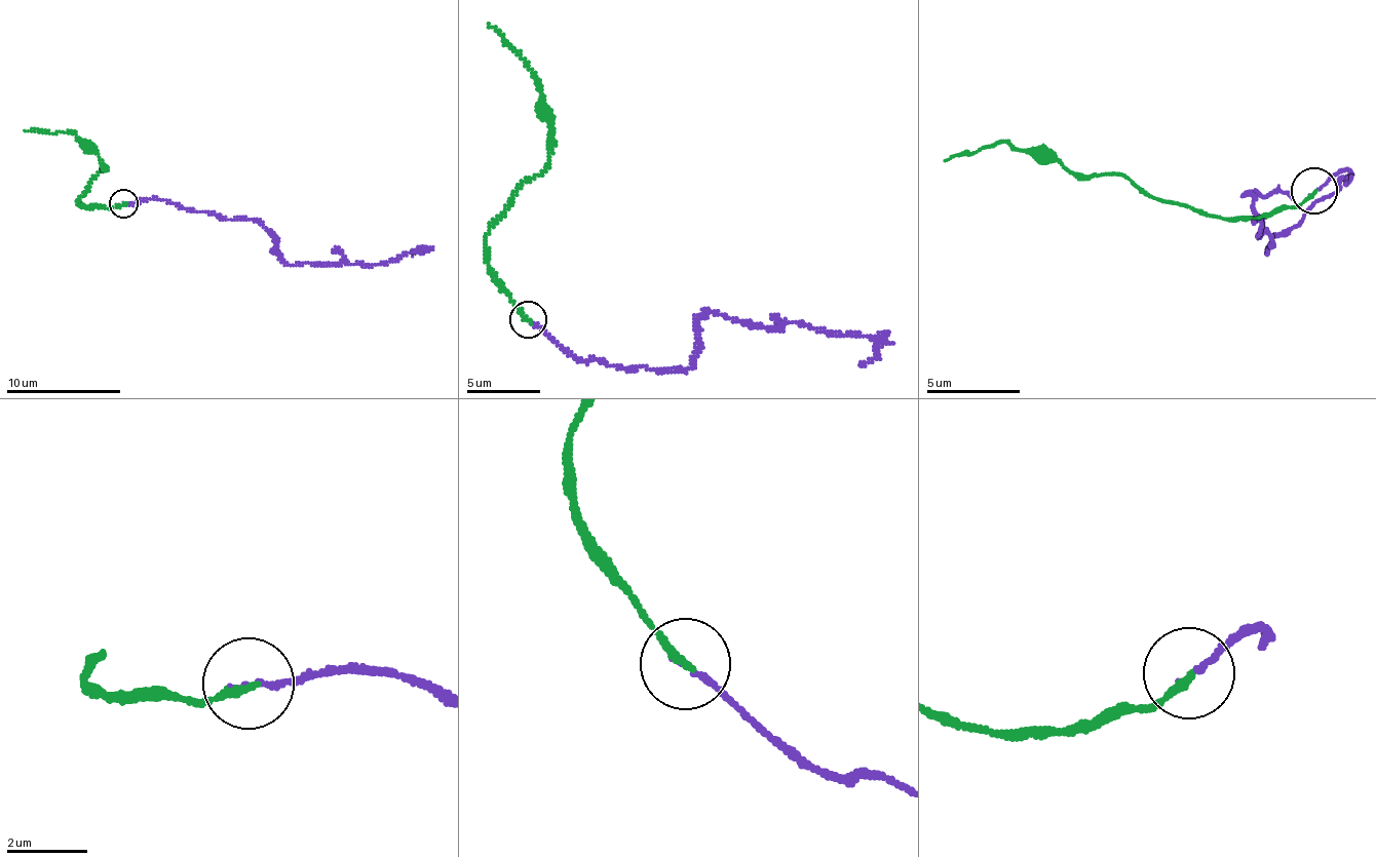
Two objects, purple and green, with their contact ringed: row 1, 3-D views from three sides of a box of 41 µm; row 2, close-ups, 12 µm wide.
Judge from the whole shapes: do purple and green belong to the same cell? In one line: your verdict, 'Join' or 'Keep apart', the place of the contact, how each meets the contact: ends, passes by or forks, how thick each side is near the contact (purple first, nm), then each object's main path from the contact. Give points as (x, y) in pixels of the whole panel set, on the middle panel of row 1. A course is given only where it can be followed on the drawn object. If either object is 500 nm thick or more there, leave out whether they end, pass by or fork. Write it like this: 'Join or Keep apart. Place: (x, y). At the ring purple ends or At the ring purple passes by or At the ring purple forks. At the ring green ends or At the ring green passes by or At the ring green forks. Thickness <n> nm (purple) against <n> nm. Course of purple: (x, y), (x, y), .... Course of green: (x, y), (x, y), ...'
Keep apart. Place: (528, 319). At the ring purple ends. At the ring green ends. Thickness 130 nm (purple) against 200 nm. Course of purple: (527, 320), (577, 358), (689, 368), (701, 318), (765, 327), (803, 321), (867, 336), (875, 354), (860, 365). Course of green: (527, 320), (488, 265), (485, 233), (517, 187), (537, 174), (548, 163), (550, 125), (535, 72), (488, 24)

